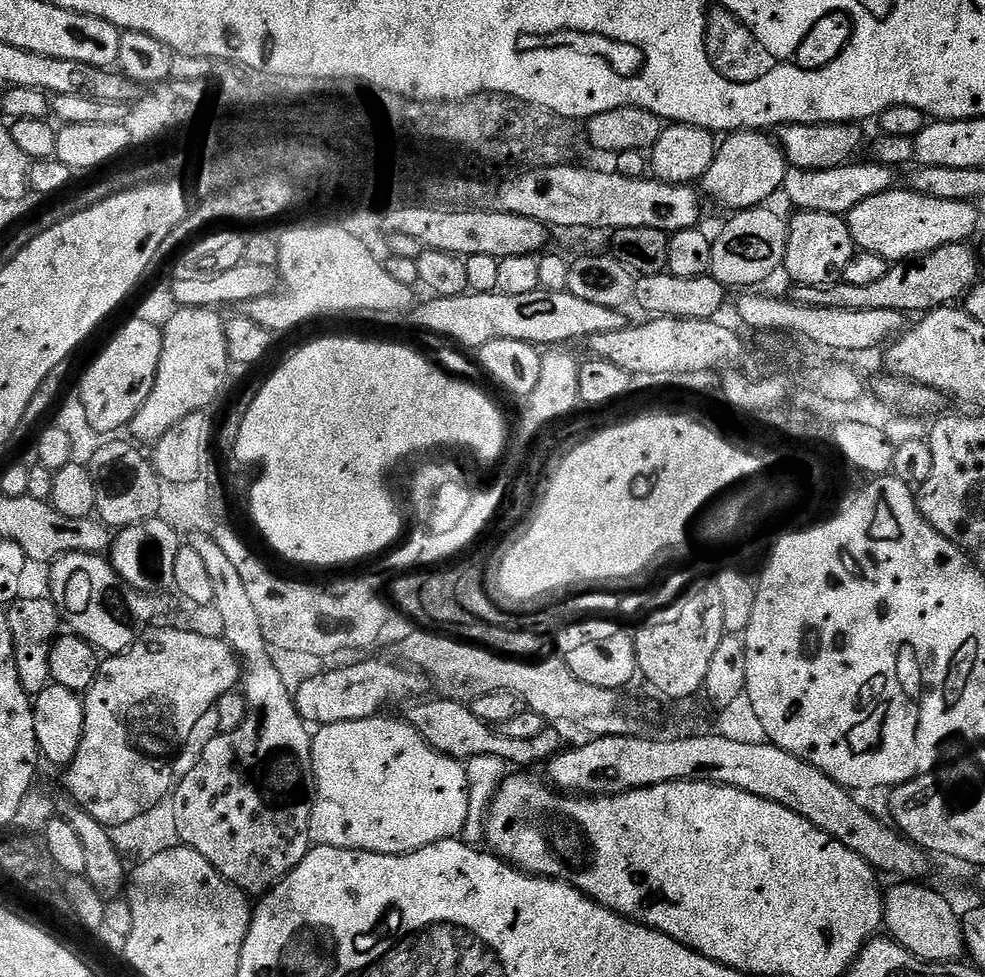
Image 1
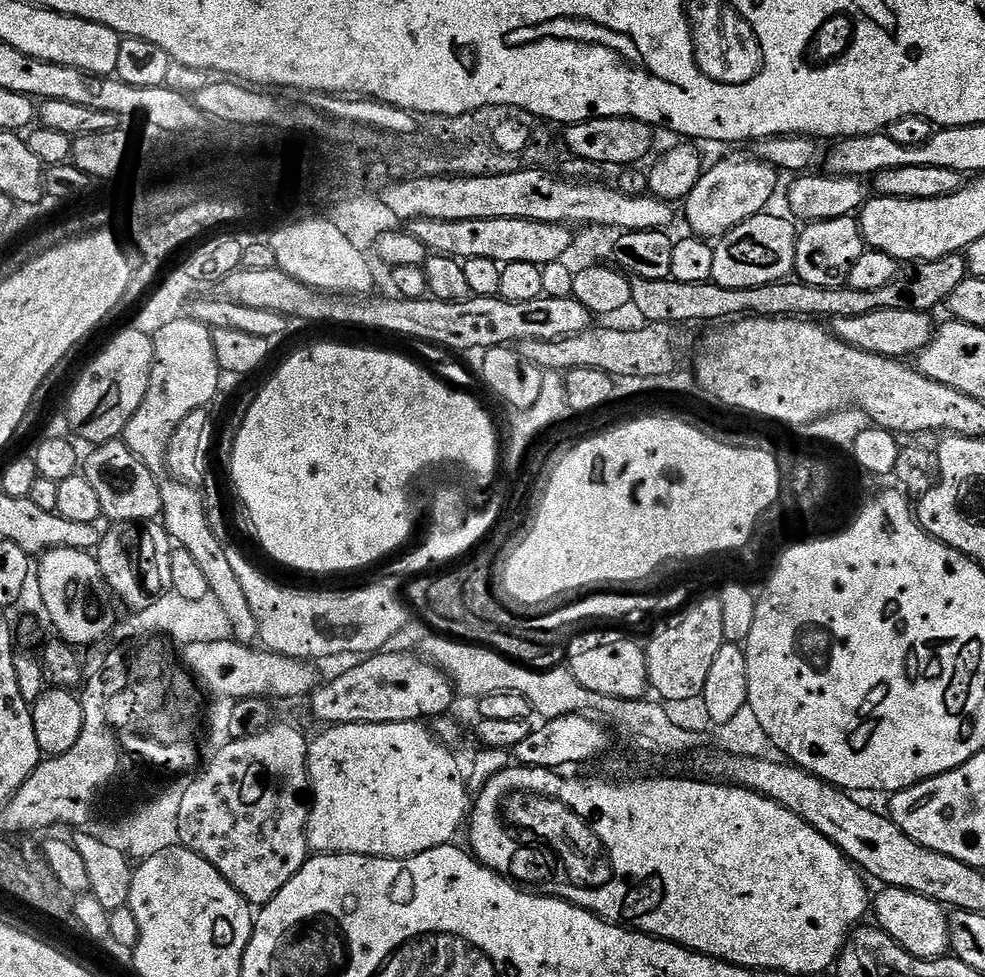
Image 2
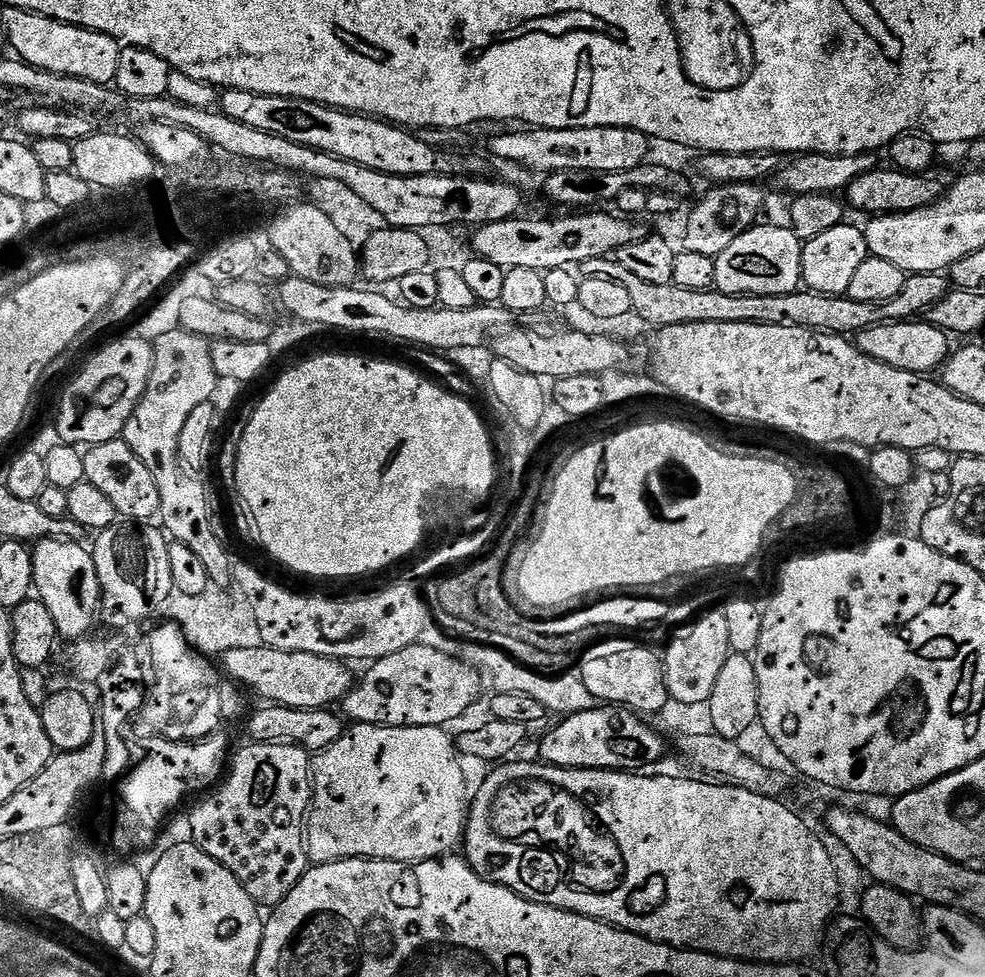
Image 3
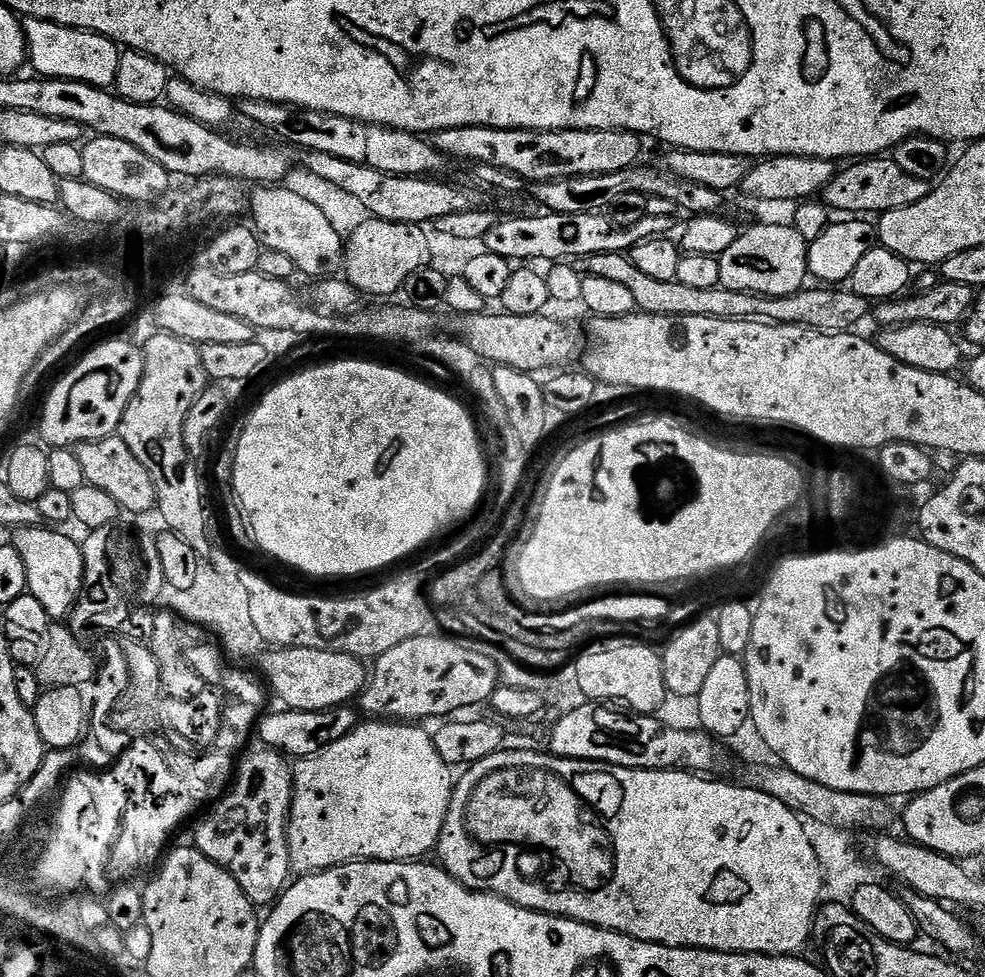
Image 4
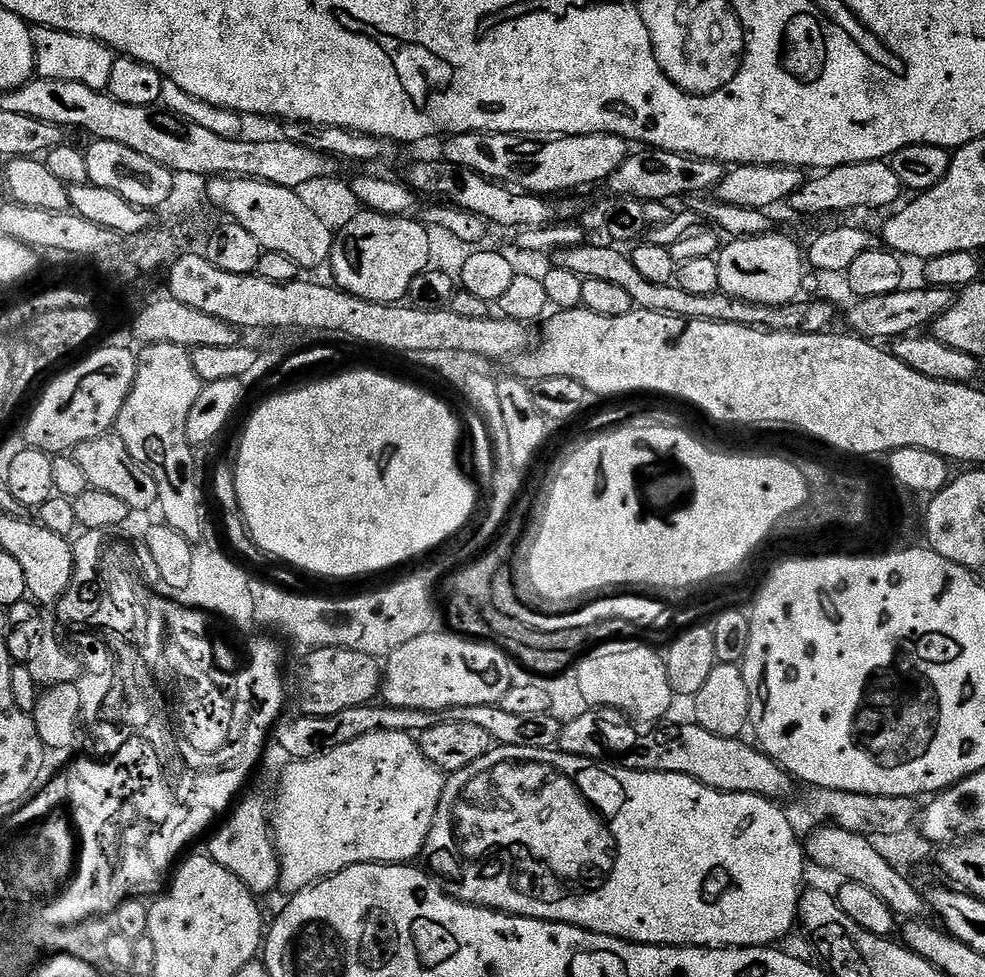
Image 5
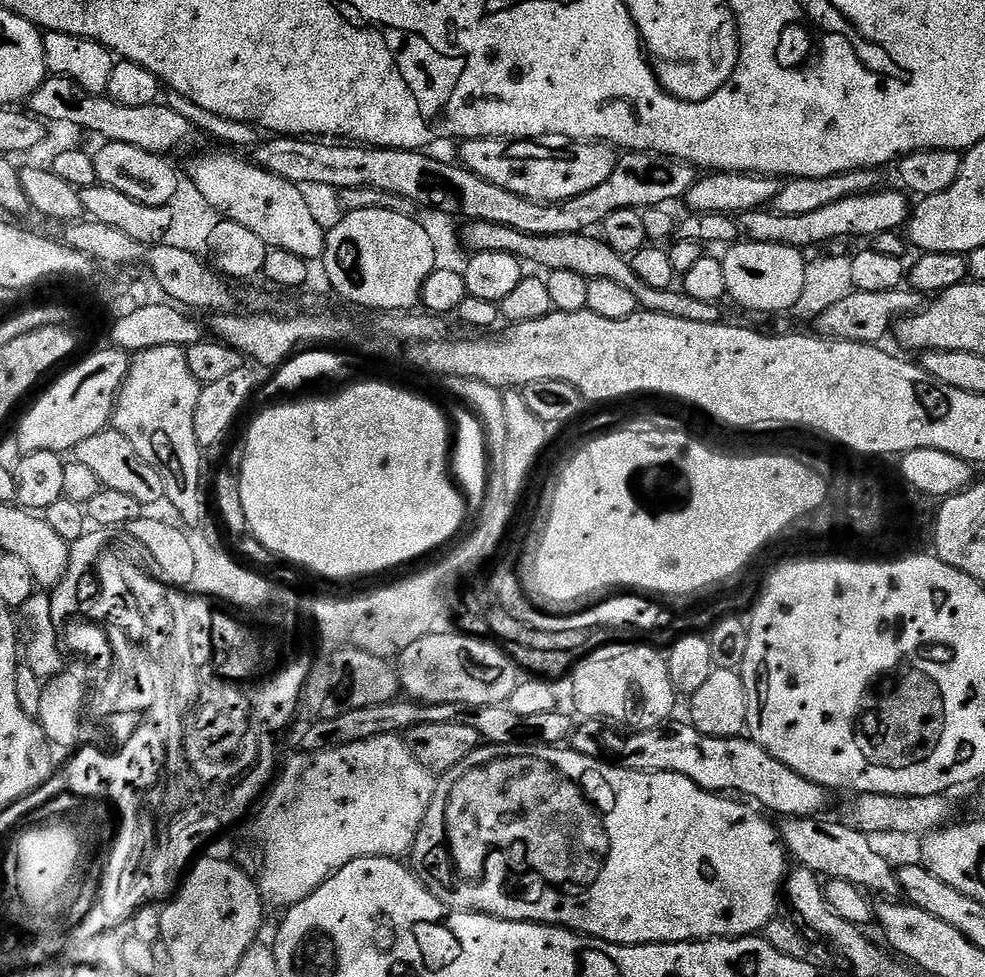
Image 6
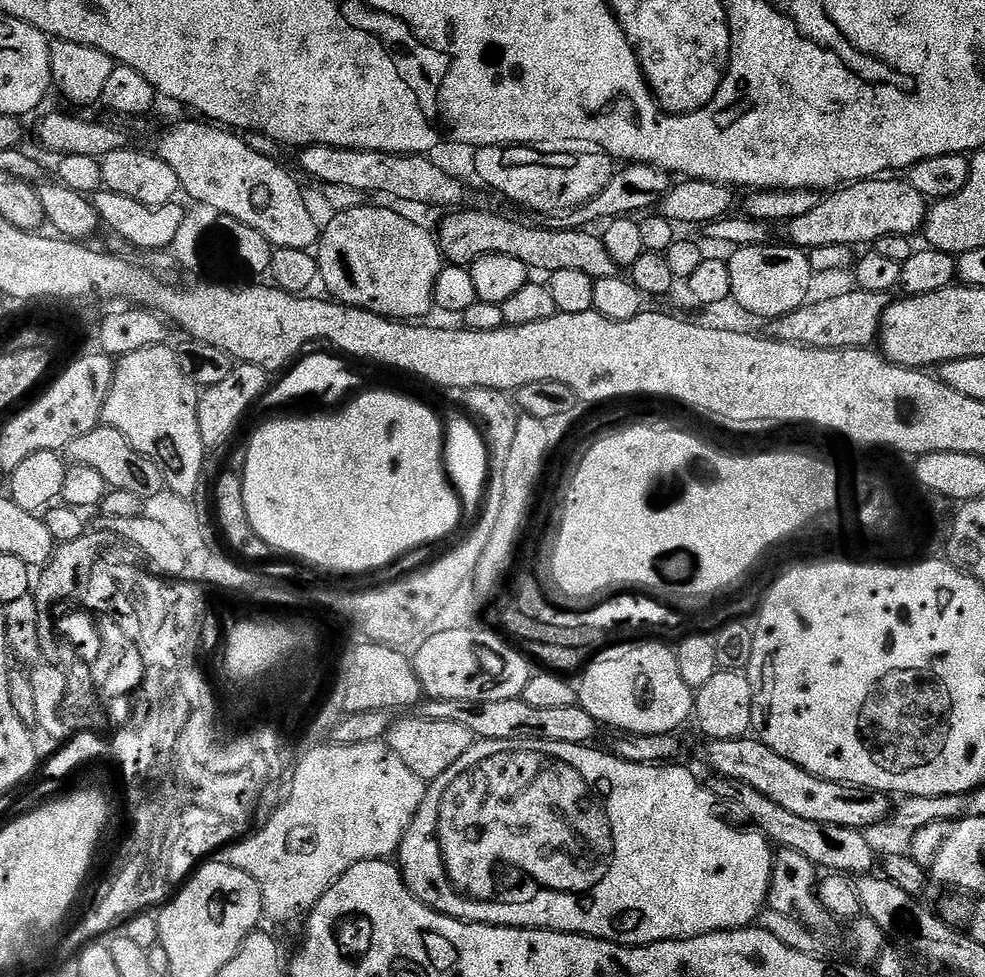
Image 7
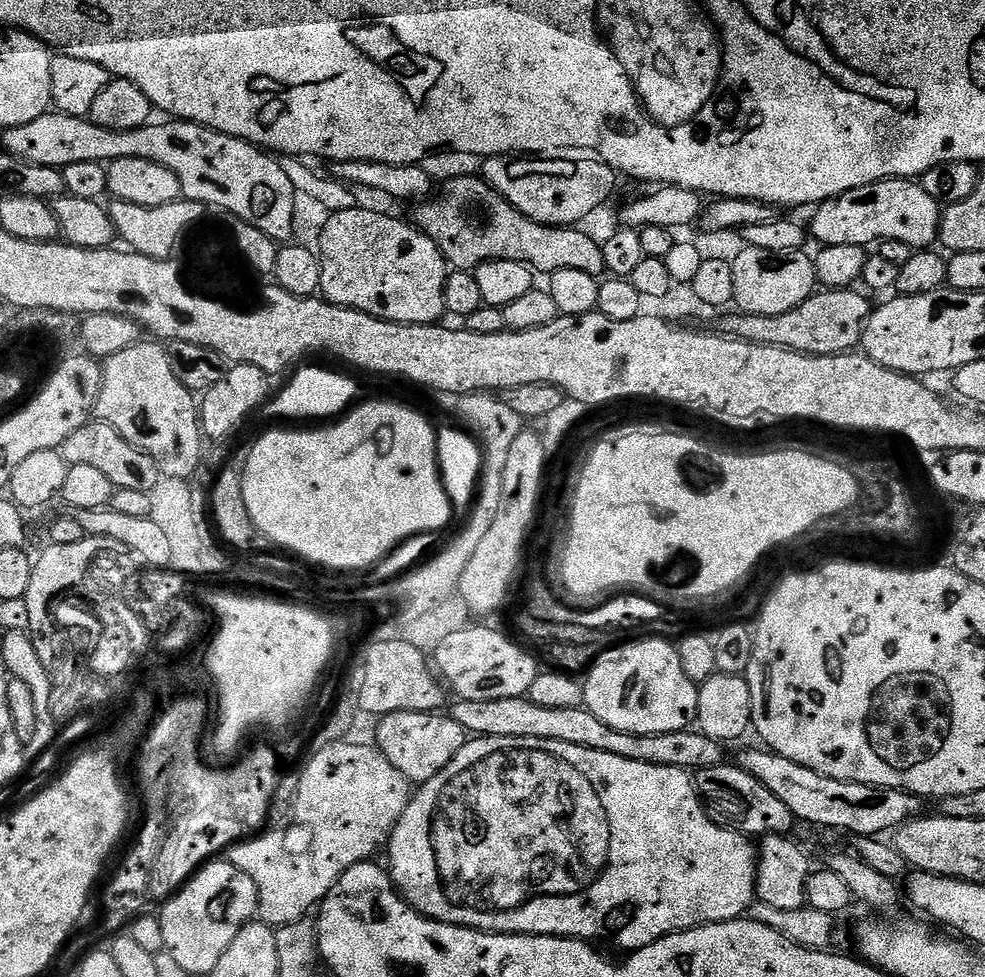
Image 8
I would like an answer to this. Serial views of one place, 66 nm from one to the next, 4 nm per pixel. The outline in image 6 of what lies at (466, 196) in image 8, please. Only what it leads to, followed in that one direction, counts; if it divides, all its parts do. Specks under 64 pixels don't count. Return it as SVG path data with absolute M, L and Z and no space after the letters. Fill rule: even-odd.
M481 220L469 223L468 229L462 232L462 244L469 253L477 252L505 252L516 256L529 265L541 264L544 270L571 270L573 274L582 274L587 280L606 278L610 282L618 282L625 290L634 294L637 305L645 313L657 316L666 314L670 318L682 318L682 322L702 322L703 324L721 323L722 310L720 304L698 302L698 298L690 298L683 290L675 287L666 290L654 290L654 286L646 286L634 274L629 257L623 256L612 249L606 240L596 234L554 234L553 236L531 236L522 234L518 230L510 230L510 226L487 224ZM596 235L596 236L592 236ZM529 260L529 261L528 261Z

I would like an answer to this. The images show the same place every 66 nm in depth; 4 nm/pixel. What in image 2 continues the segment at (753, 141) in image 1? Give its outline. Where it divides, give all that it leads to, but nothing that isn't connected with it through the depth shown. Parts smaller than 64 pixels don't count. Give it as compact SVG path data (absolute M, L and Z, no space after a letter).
M728 156L713 168L705 167L682 204L688 219L687 231L712 242L734 230L734 226L761 215L776 192L776 175L775 167L756 156Z

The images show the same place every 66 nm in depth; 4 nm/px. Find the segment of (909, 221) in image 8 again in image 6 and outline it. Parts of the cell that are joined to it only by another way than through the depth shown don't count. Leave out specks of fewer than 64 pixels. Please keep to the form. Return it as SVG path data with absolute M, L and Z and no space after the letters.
M877 190L868 192L865 196L842 198L842 202L822 206L821 209L814 210L813 213L802 214L801 217L778 215L770 210L763 209L744 212L738 218L738 225L741 233L751 243L788 245L791 248L801 250L810 246L821 247L834 241L847 239L848 236L873 238L883 232L895 232L903 229L907 225L910 215L909 197L903 191L884 191Z

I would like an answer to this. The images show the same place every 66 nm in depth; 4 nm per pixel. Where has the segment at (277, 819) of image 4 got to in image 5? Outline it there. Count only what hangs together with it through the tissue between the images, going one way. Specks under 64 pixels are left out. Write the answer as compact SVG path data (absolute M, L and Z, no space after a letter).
M247 796L231 809L227 819L211 833L212 841L206 852L214 862L218 862L218 866L230 870L230 874L234 874L253 895L262 896L276 890L279 885L280 856L276 853L276 841L272 838L269 801L267 804L260 796Z

